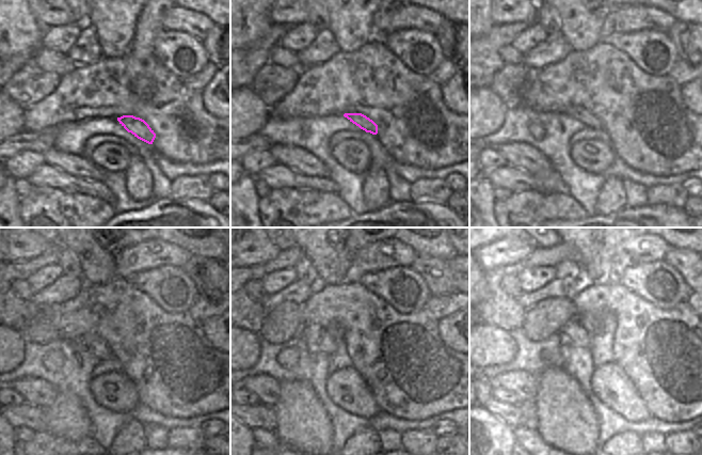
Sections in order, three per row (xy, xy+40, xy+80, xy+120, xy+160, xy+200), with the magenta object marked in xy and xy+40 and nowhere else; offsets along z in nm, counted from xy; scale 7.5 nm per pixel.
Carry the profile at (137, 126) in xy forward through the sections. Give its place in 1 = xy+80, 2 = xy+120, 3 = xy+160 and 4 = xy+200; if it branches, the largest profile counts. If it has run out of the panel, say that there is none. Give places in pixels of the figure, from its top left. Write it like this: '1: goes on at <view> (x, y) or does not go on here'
1: goes on at xy+80 (588, 119)
2: goes on at xy+120 (89, 342)
3: goes on at xy+160 (329, 339)
4: goes on at xy+200 (572, 332)

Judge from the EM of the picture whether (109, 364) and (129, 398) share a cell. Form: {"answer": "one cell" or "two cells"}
{"answer": "two cells"}

